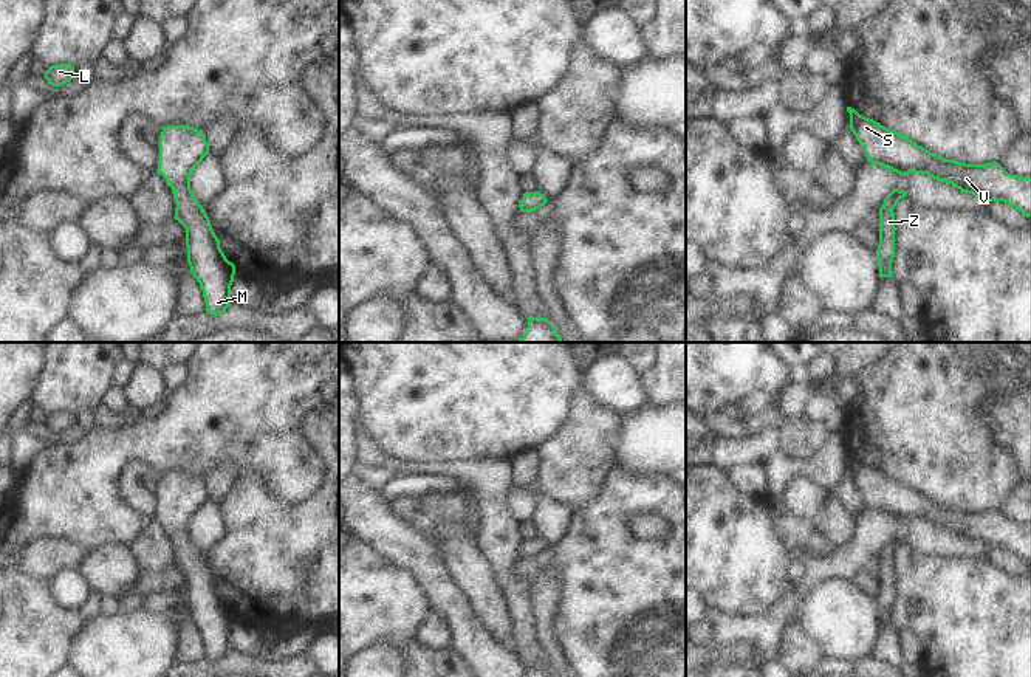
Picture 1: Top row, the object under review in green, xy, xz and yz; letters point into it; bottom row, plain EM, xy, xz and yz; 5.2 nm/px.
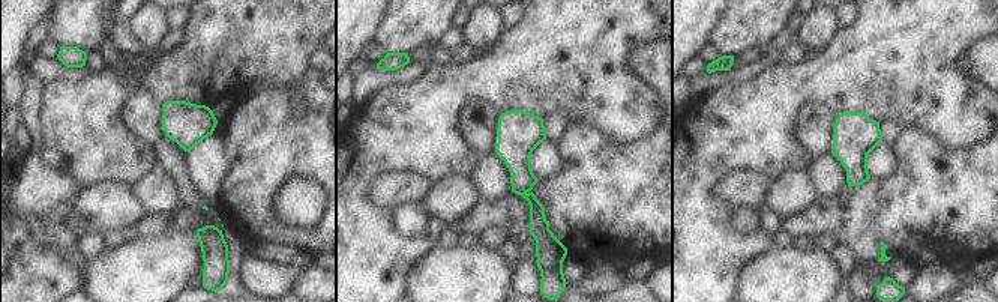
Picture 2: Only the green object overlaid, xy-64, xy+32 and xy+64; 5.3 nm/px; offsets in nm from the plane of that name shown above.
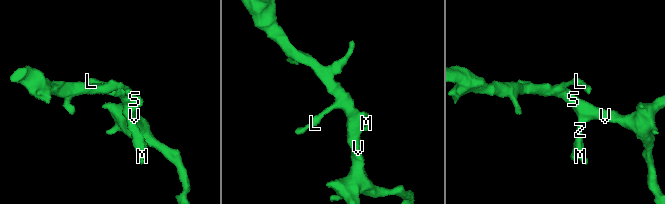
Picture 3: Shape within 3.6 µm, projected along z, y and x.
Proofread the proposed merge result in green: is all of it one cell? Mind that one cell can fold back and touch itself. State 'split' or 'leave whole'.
leave whole

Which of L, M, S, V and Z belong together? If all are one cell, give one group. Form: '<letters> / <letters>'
L M S V Z

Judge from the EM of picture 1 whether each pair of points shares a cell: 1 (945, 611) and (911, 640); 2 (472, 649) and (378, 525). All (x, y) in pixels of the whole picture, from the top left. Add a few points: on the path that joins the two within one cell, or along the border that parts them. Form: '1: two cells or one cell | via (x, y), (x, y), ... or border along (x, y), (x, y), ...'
1: two cells | border along (901, 629), (911, 629), (921, 640), (924, 660)
2: one cell | via (465, 618), (445, 589), (409, 553)

